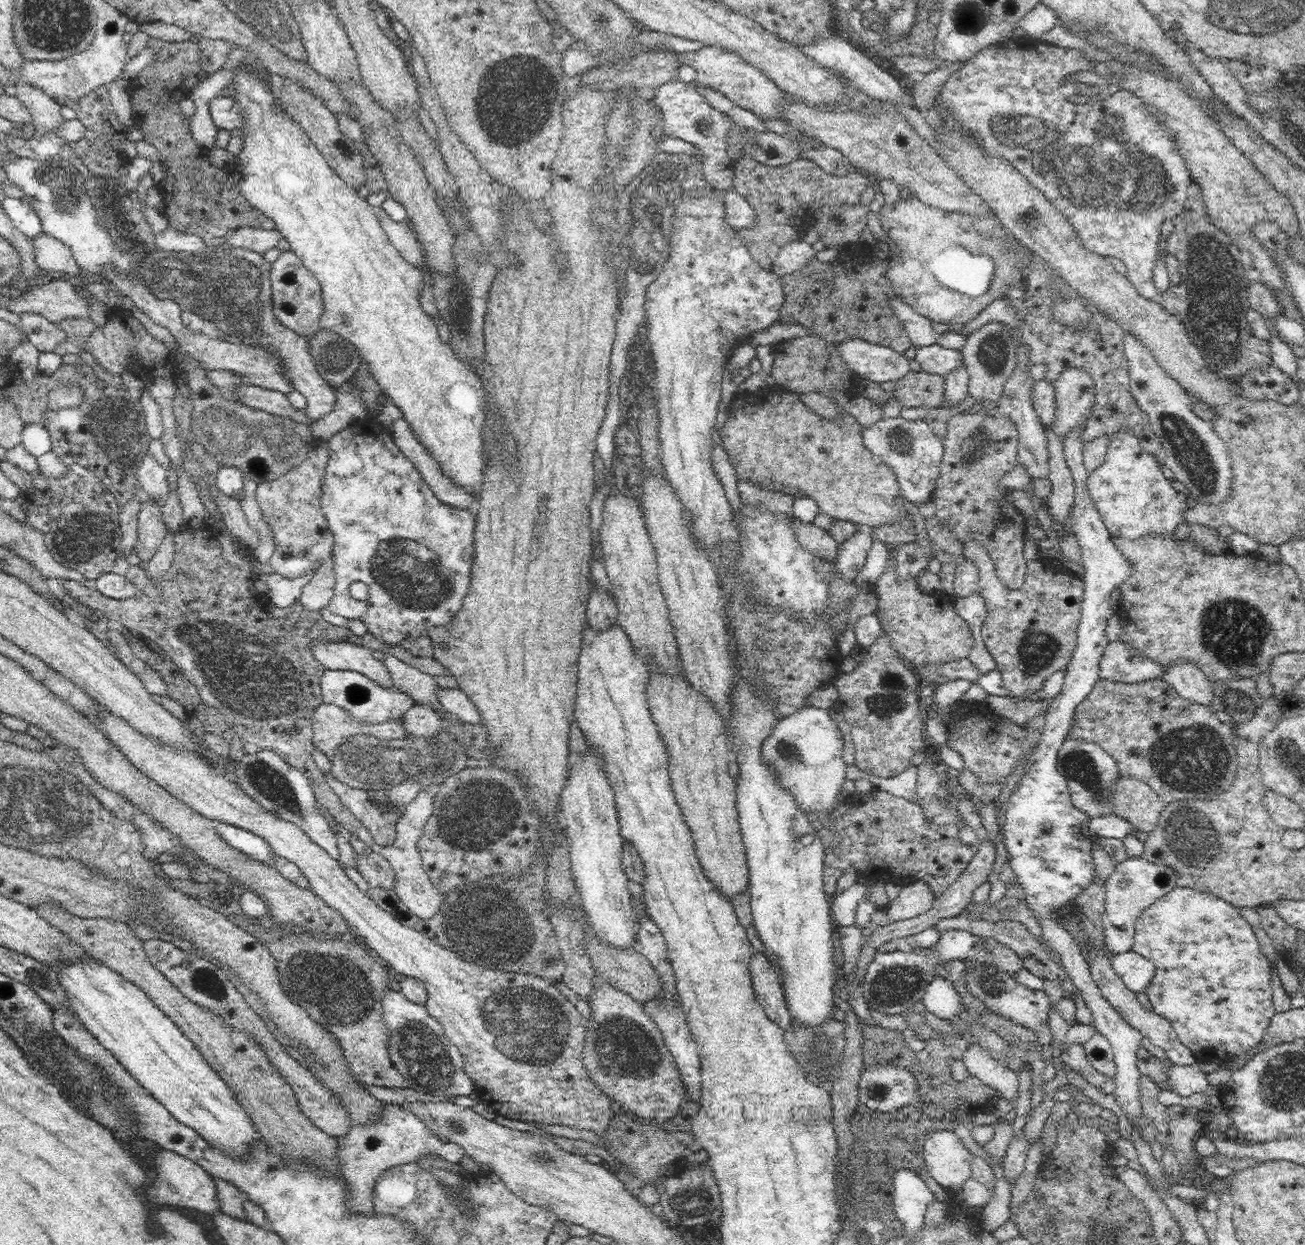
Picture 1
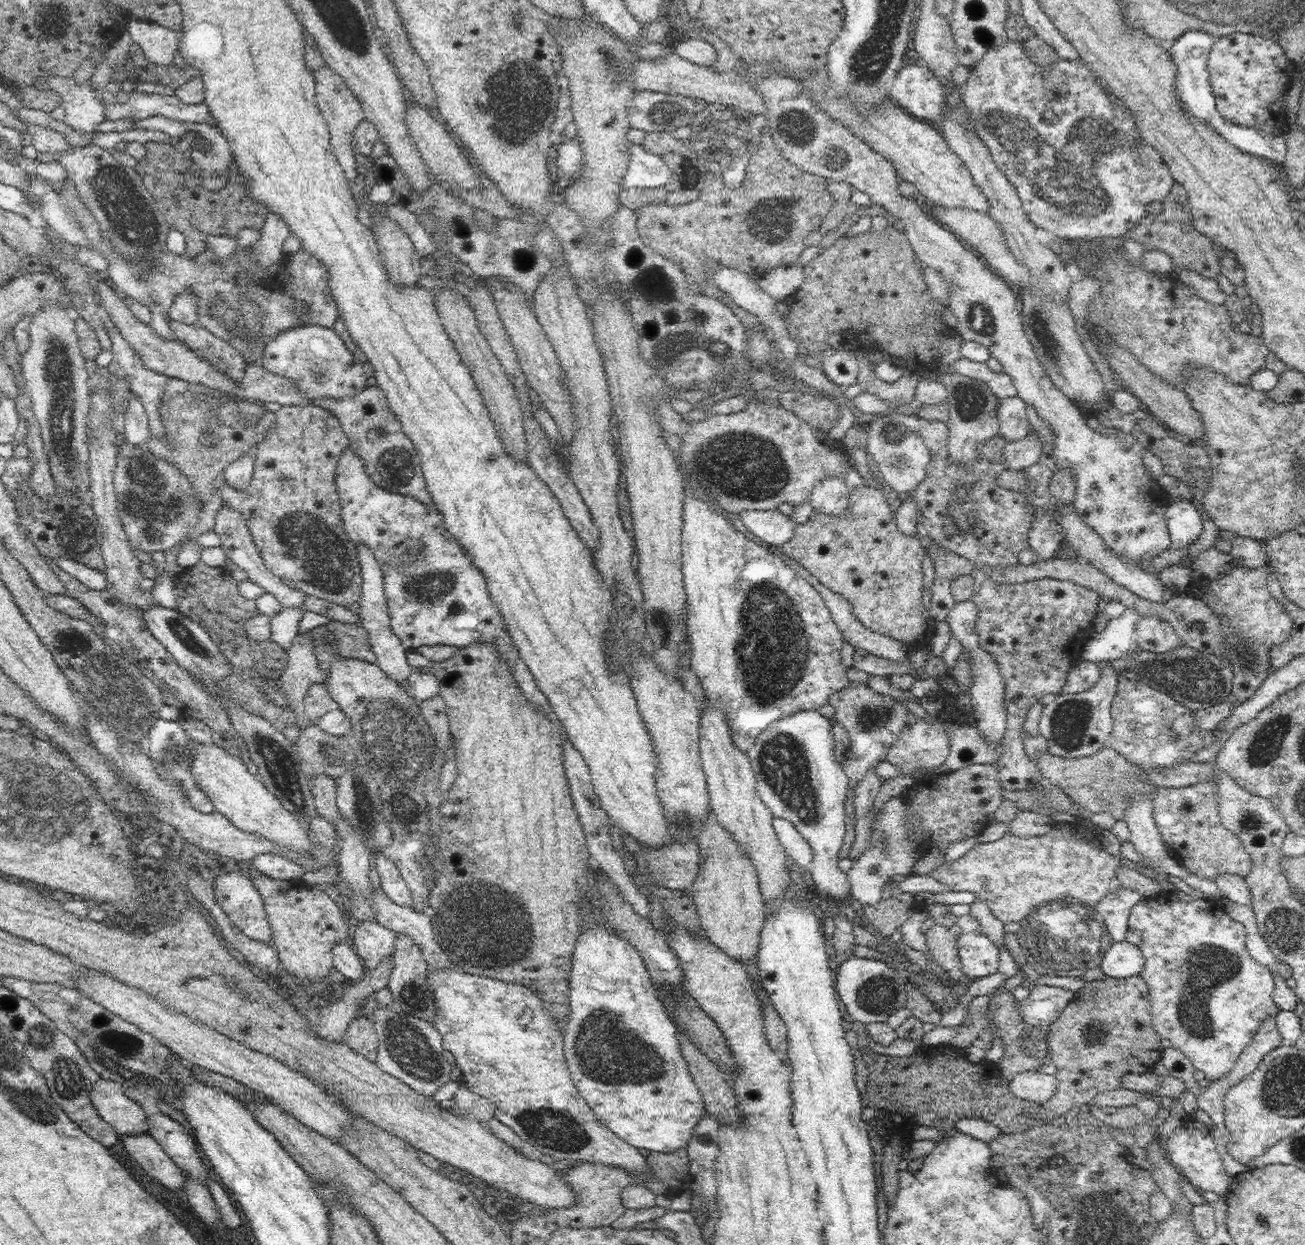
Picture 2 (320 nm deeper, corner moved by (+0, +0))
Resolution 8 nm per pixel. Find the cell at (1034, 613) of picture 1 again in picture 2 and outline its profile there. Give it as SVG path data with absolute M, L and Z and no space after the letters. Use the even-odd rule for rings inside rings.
M974 568L971 576L974 579L974 590L971 599L979 609L976 634L982 649L998 663L998 671L1004 679L1004 705L1006 705L1006 730L1001 740L1003 754L994 764L998 769L998 780L1006 790L1028 791L1043 778L1041 769L1031 762L1025 754L1021 732L1028 709L1046 694L1061 694L1067 679L1068 671L1073 667L1080 653L1084 639L1093 632L1093 621L1097 616L1099 593L1082 587L1070 580L1058 580L1044 577L1028 582L1004 584L996 582L987 575L984 569Z

